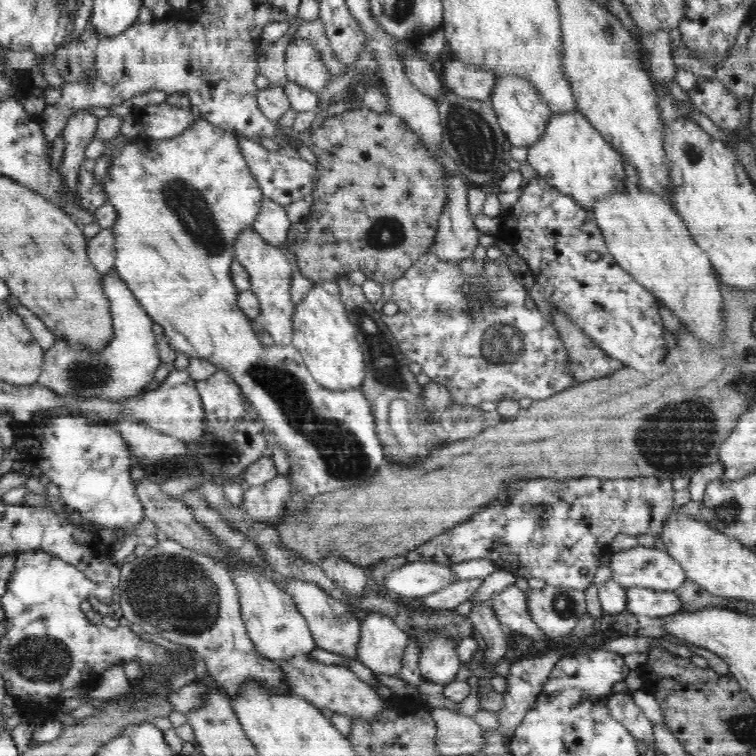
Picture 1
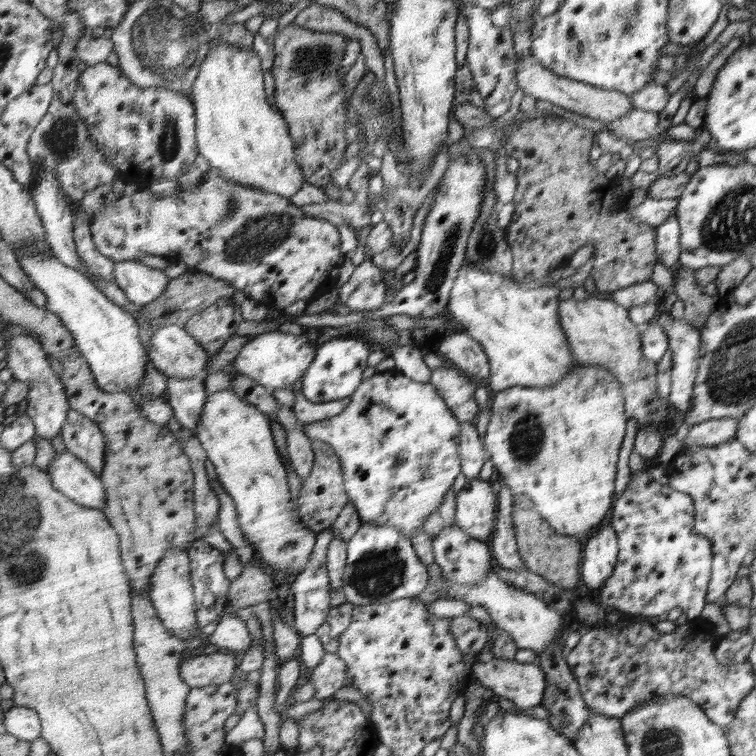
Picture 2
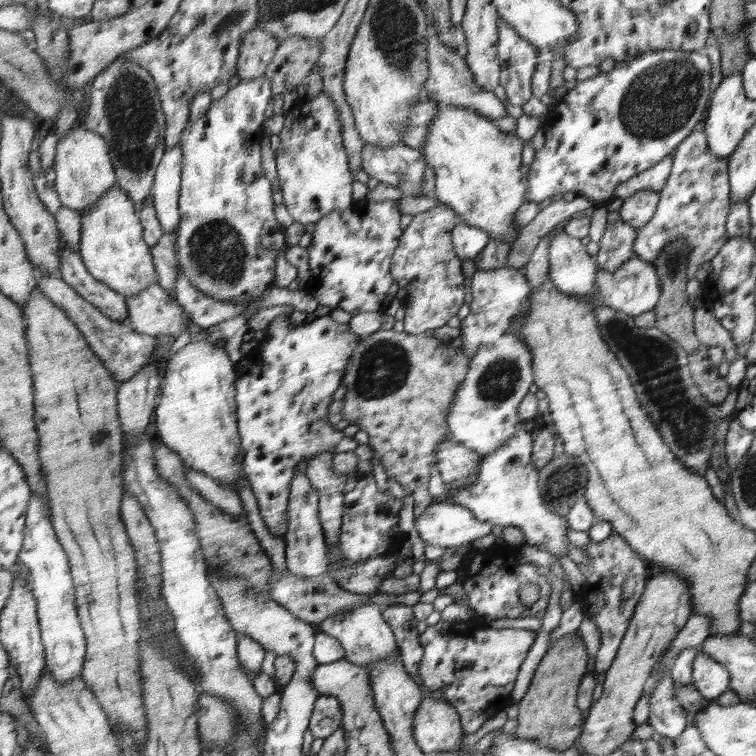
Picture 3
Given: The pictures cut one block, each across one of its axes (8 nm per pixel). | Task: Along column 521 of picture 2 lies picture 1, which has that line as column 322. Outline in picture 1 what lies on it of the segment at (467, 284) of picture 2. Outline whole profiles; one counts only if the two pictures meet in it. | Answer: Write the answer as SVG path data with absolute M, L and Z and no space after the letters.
M314 283L306 296L303 296L303 299L295 306L293 319L291 320L294 329L292 345L299 350L307 370L322 387L330 391L361 388L365 379L365 361L357 341L357 327L347 317L347 311L341 303L339 295L332 295L321 284Z

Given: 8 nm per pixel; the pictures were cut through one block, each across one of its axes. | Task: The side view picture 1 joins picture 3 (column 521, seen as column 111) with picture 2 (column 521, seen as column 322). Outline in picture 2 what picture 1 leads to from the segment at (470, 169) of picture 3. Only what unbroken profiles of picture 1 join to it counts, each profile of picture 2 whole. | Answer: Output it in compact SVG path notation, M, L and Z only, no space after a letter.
M576 365L554 387L511 387L493 395L490 399L492 417L486 428L483 447L488 463L494 468L495 481L498 485L506 485L514 497L525 495L530 498L536 511L556 534L575 536L578 540L588 538L594 528L602 524L606 514L610 514L616 460L626 430L627 406L616 377L608 373L608 368Z

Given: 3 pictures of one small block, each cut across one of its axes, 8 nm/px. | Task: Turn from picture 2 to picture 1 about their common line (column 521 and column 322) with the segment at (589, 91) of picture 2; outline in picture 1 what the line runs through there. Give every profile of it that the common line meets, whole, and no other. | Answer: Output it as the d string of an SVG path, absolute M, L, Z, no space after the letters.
M302 37L287 45L284 64L287 81L298 83L312 92L320 92L331 78L314 44Z

